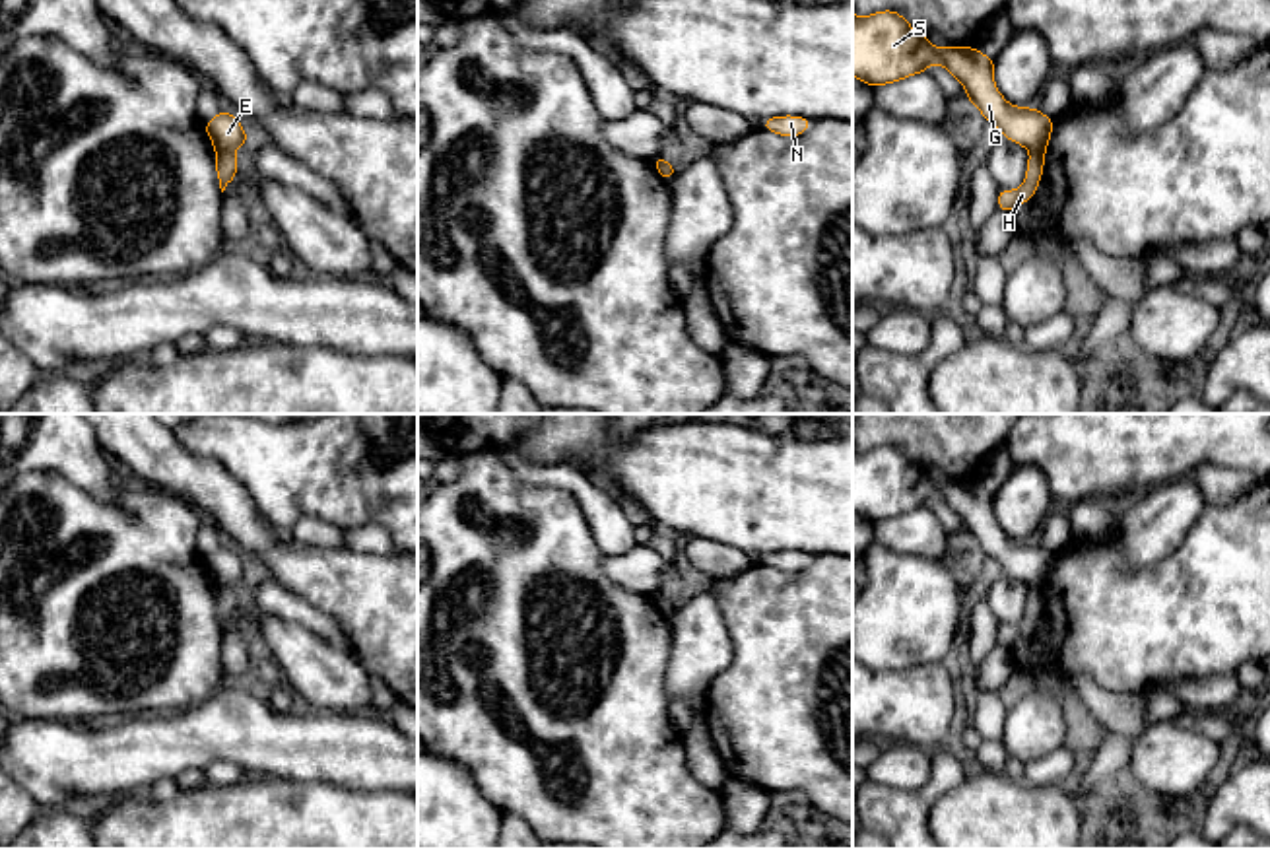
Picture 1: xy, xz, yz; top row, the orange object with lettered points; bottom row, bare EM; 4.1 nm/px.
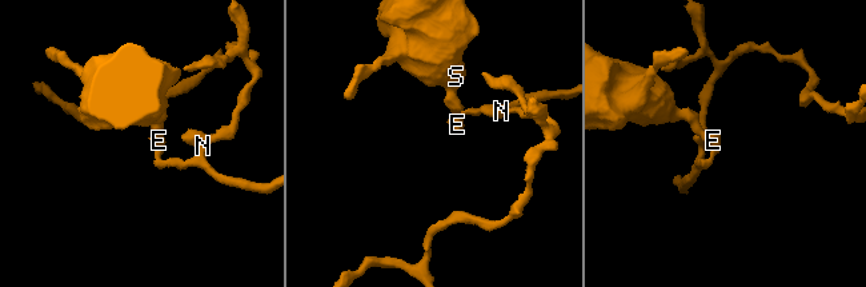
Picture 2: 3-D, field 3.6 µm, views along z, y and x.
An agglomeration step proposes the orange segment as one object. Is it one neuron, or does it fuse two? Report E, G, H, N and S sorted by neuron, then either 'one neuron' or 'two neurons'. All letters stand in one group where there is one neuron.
groups E G S / H N; two neurons

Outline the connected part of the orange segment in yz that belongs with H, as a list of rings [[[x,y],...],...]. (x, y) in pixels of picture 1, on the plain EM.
[[[1045,585],[1031,587],[1023,620],[1016,626],[1000,624],[996,631],[996,641],[1002,647],[1012,649],[1019,639],[1031,635],[1043,612],[1043,602],[1045,602]]]

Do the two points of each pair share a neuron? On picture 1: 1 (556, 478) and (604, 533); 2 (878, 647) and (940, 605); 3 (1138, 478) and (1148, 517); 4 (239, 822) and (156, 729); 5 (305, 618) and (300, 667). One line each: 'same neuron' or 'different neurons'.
1: same neuron
2: same neuron
3: different neurons
4: different neurons
5: different neurons

